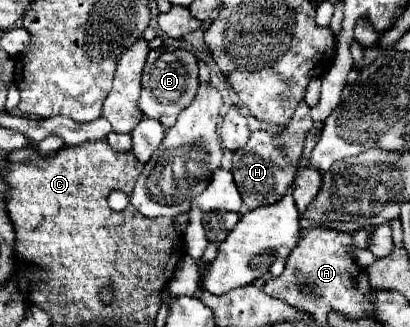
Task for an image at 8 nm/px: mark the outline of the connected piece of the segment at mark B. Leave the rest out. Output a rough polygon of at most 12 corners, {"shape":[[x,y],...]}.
{"shape":[[161,45],[143,67],[139,109],[173,127],[195,99],[191,51]]}

